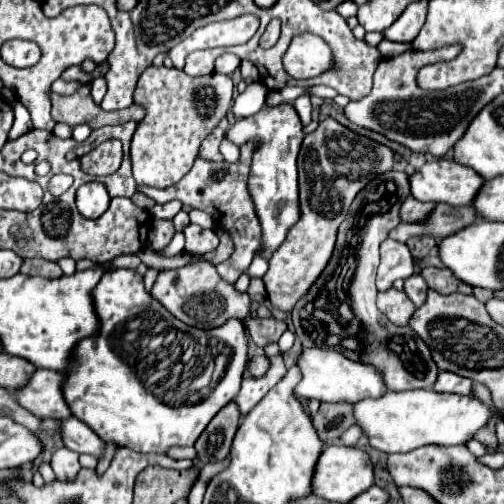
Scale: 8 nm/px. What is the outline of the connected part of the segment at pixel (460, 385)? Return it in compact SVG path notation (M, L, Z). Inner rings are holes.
M440 372L432 390L436 392L452 392L452 394L470 394L472 392L472 380L458 376L458 374L448 374L448 372Z

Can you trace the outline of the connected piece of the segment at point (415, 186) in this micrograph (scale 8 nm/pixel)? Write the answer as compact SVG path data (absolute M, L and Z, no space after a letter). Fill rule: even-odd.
M434 160L410 174L408 182L416 200L468 206L476 196L476 188L484 184L484 178L454 160Z

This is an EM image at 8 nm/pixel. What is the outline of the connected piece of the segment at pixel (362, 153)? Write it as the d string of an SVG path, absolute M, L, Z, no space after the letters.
M332 118L318 124L312 134L304 136L298 154L298 190L300 190L300 218L288 230L286 240L270 256L264 286L268 300L274 308L290 312L292 306L304 296L304 290L316 282L332 256L336 230L348 214L352 198L376 176L388 172L394 164L394 152L374 140L354 134Z

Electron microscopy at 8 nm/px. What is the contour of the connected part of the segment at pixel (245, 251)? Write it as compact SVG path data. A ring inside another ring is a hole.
M250 140L248 144L244 144L242 156L240 156L240 160L236 164L230 164L230 162L204 162L202 158L198 158L194 162L192 170L176 186L172 186L172 188L166 188L166 190L148 188L148 186L140 188L142 194L150 196L158 204L166 204L170 200L180 200L182 204L186 204L190 208L198 208L198 210L208 212L216 220L216 224L232 236L234 246L236 246L234 254L230 256L230 260L226 260L226 262L222 262L222 264L216 266L218 274L222 278L226 278L228 284L234 284L240 278L240 274L248 270L252 254L256 250L260 250L262 226L260 226L260 220L256 216L252 196L248 192L248 174L250 174L252 154L254 154L256 146L258 146L256 140Z

